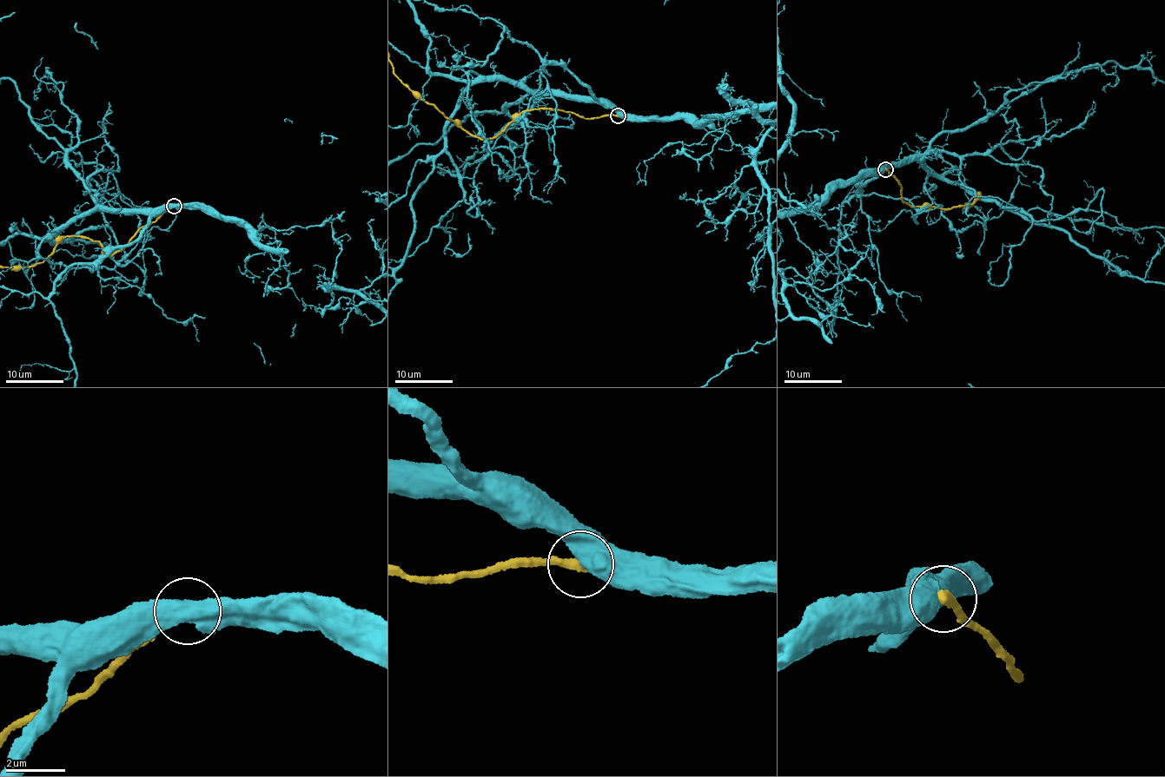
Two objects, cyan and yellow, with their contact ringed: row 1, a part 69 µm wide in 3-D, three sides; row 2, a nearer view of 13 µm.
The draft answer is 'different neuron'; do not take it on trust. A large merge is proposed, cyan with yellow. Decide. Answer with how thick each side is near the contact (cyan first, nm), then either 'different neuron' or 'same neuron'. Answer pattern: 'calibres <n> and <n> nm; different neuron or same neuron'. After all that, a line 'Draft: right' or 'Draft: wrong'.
calibres 600 and 360 nm; different neuron
Draft: right

